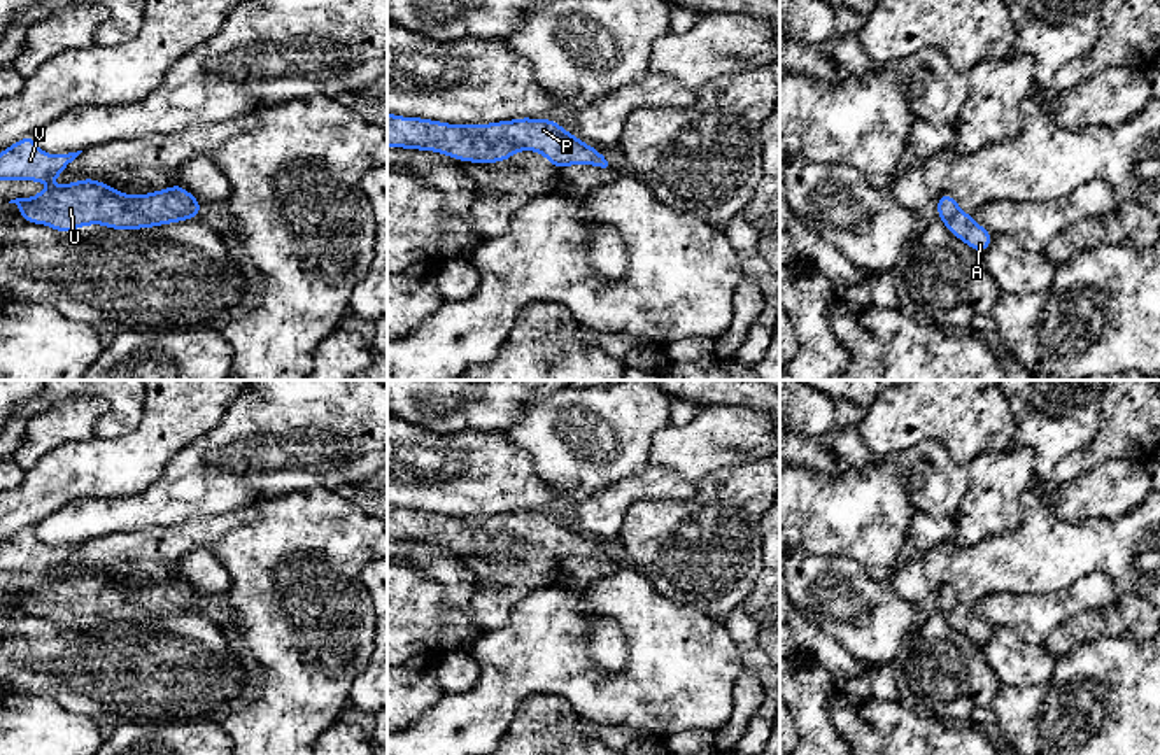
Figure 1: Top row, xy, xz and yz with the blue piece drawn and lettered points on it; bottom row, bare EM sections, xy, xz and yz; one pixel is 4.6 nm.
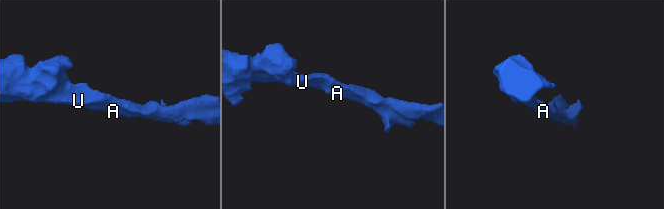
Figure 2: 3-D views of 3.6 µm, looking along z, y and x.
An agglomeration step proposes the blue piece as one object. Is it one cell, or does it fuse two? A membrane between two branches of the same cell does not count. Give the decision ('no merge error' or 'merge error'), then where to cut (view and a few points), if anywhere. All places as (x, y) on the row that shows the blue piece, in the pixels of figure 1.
no merge error | no cut

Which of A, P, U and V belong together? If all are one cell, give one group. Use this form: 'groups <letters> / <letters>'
groups A P U V

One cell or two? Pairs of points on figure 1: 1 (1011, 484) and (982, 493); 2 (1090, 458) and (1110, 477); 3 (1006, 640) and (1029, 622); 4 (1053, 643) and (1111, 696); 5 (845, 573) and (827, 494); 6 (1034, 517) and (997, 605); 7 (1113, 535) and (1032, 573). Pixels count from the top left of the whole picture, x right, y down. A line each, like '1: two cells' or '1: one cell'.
1: one cell
2: two cells
3: two cells
4: two cells
5: two cells
6: two cells
7: one cell

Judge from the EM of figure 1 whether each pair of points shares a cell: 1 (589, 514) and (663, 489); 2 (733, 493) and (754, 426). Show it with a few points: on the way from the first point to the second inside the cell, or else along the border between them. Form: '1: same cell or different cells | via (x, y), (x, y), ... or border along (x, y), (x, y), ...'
1: same cell | via (607, 508), (631, 489), (645, 489)
2: different cells | border along (761, 458), (715, 470), (703, 479)

